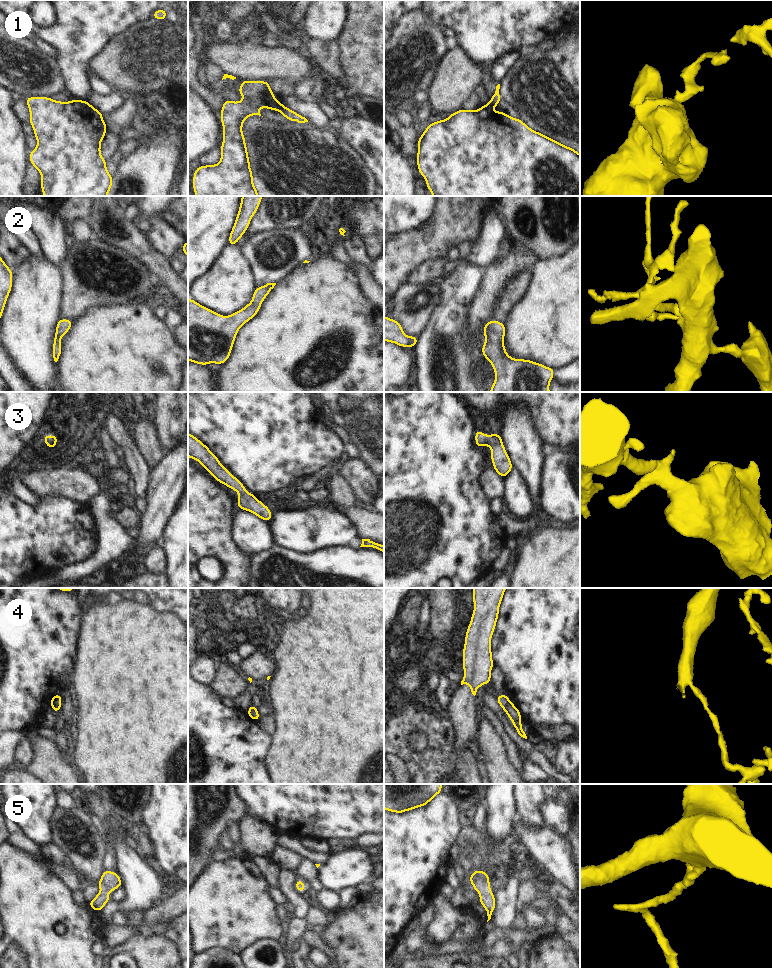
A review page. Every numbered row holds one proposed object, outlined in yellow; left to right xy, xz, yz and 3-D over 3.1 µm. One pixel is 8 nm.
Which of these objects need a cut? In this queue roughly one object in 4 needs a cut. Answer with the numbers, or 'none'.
1, 4

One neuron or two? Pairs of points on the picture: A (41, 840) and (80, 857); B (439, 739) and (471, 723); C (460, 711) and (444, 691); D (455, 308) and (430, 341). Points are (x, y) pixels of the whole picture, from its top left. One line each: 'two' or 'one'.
A: two
B: two
C: two
D: one

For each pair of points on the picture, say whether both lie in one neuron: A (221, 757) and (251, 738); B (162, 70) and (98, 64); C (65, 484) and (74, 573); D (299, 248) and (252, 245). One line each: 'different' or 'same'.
A: same
B: same
C: different
D: same

